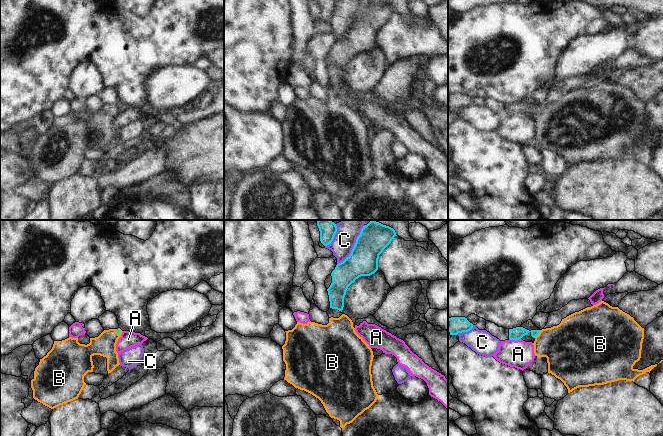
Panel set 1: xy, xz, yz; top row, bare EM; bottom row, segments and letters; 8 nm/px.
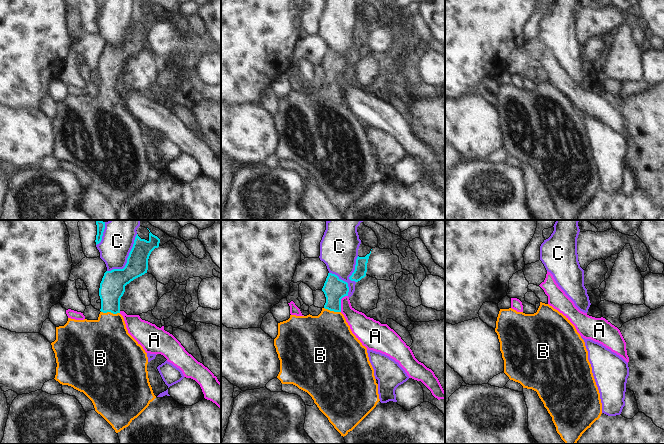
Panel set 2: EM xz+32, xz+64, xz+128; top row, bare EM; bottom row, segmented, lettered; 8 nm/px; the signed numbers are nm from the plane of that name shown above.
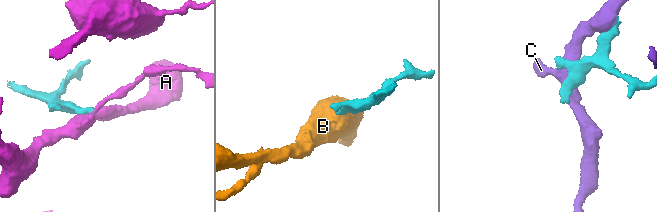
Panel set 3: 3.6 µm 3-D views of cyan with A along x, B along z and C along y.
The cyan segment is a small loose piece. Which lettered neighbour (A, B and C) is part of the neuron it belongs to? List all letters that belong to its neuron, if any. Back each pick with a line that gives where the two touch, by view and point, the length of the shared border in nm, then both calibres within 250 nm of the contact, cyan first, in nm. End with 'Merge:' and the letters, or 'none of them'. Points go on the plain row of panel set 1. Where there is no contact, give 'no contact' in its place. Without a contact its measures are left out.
B: meets cyan in yz at (537, 110); contact 80 nm long; 100 nm thick on the cyan side, 360 nm on the other
Merge: B

